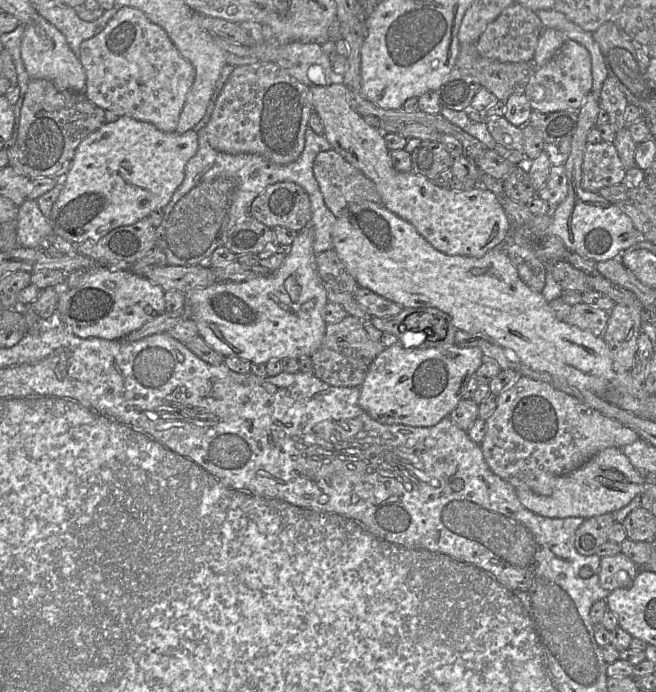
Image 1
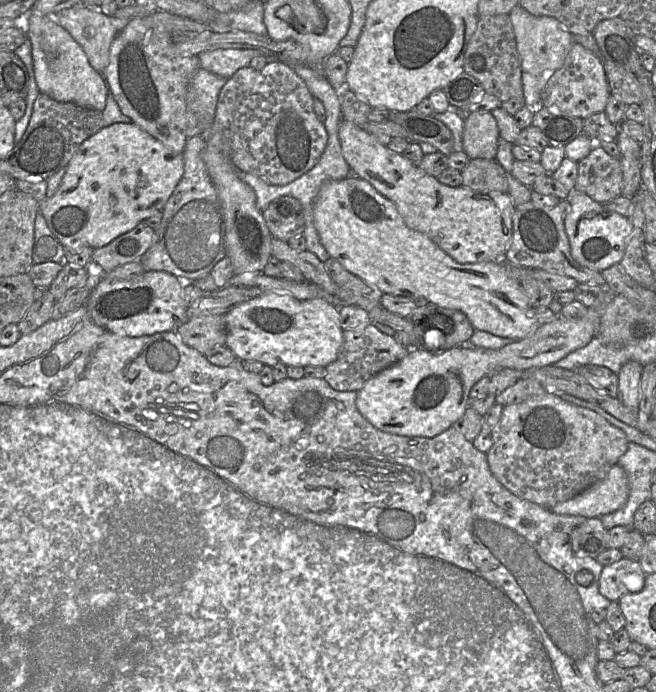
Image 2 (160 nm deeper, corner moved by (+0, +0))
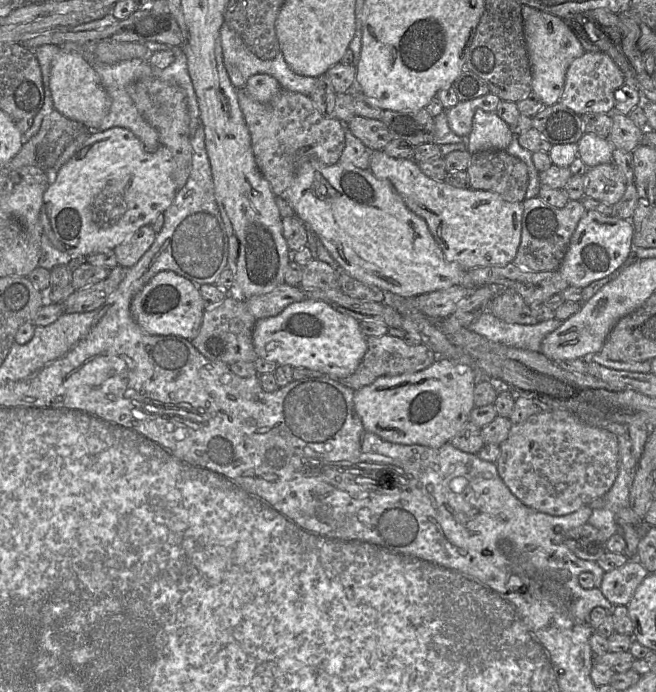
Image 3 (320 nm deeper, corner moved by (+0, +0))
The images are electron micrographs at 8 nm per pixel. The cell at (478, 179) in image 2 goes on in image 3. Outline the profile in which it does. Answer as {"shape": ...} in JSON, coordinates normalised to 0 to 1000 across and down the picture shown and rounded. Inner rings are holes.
{"shape":[[[770,217],[720,223],[710,249],[716,272],[761,280],[776,292],[797,292],[805,272],[803,238]]]}

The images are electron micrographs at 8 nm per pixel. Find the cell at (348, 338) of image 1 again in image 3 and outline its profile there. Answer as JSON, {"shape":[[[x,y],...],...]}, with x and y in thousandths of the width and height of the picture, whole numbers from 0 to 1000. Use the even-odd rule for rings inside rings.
{"shape":[[[595,484],[559,488],[559,506],[538,540],[515,549],[540,565],[559,558],[581,543],[605,543],[649,533],[666,520],[665,512],[649,499],[623,500],[613,490]]]}

